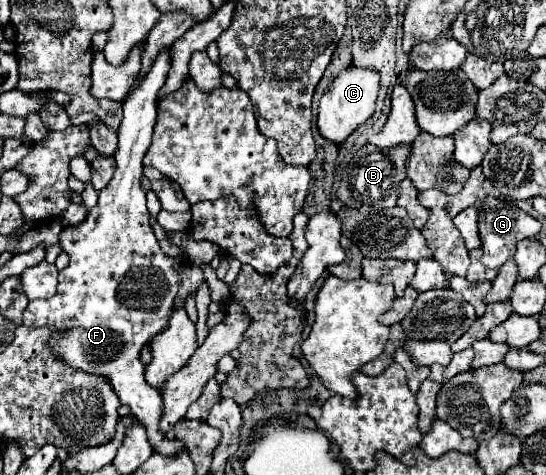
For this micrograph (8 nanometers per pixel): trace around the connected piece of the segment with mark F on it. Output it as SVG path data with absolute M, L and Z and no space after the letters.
M165 50L151 68L151 74L143 78L143 82L127 94L123 102L123 120L117 130L119 144L115 152L117 160L117 172L113 180L107 184L105 190L99 192L99 204L91 208L89 216L83 224L75 228L63 228L59 234L61 248L71 256L71 262L65 270L59 272L59 288L57 294L49 300L33 300L29 302L25 314L23 314L23 326L51 326L57 330L53 340L53 352L63 358L69 366L81 368L89 374L101 374L109 378L113 390L119 394L121 404L127 404L133 412L133 416L147 428L149 444L155 452L163 456L175 456L181 450L185 450L185 444L177 438L169 440L163 432L159 432L159 420L163 416L163 398L161 392L145 382L145 364L141 362L141 348L157 334L161 334L171 318L173 312L173 300L179 290L179 270L185 264L179 258L169 258L159 248L159 242L155 238L155 232L149 224L149 212L145 206L145 190L141 188L141 176L143 176L143 156L147 148L151 146L151 134L157 118L157 92L167 80L167 70L171 66L169 62L169 50Z

